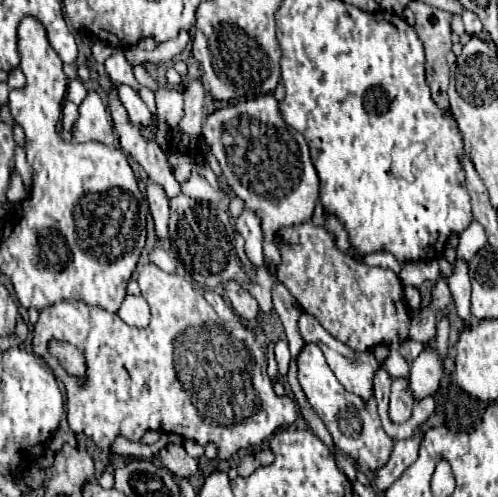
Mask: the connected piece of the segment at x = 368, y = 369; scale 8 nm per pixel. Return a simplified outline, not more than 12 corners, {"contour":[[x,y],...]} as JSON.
{"contour":[[310,314],[300,316],[304,342],[320,346],[346,390],[372,394],[378,360],[372,352],[348,350]]}

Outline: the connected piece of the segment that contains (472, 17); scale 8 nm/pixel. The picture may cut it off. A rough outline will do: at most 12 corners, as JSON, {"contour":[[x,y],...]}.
{"contour":[[466,10],[462,14],[468,34],[480,34],[482,22],[476,14]]}

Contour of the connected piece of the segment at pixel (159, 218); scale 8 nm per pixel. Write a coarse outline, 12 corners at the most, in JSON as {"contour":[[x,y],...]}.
{"contour":[[156,182],[146,186],[158,240],[168,238],[168,196]]}

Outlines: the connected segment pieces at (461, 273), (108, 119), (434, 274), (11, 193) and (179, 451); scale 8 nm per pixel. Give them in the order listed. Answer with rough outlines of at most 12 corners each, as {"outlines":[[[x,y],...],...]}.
{"outlines":[[[456,262],[456,314],[470,326],[468,266]],[[96,92],[80,104],[74,142],[112,146],[108,106]],[[406,262],[400,280],[420,286],[440,278],[438,262]],[[14,174],[8,188],[8,202],[20,204],[28,190]],[[178,444],[158,452],[162,466],[176,478],[190,478],[198,462]]]}

